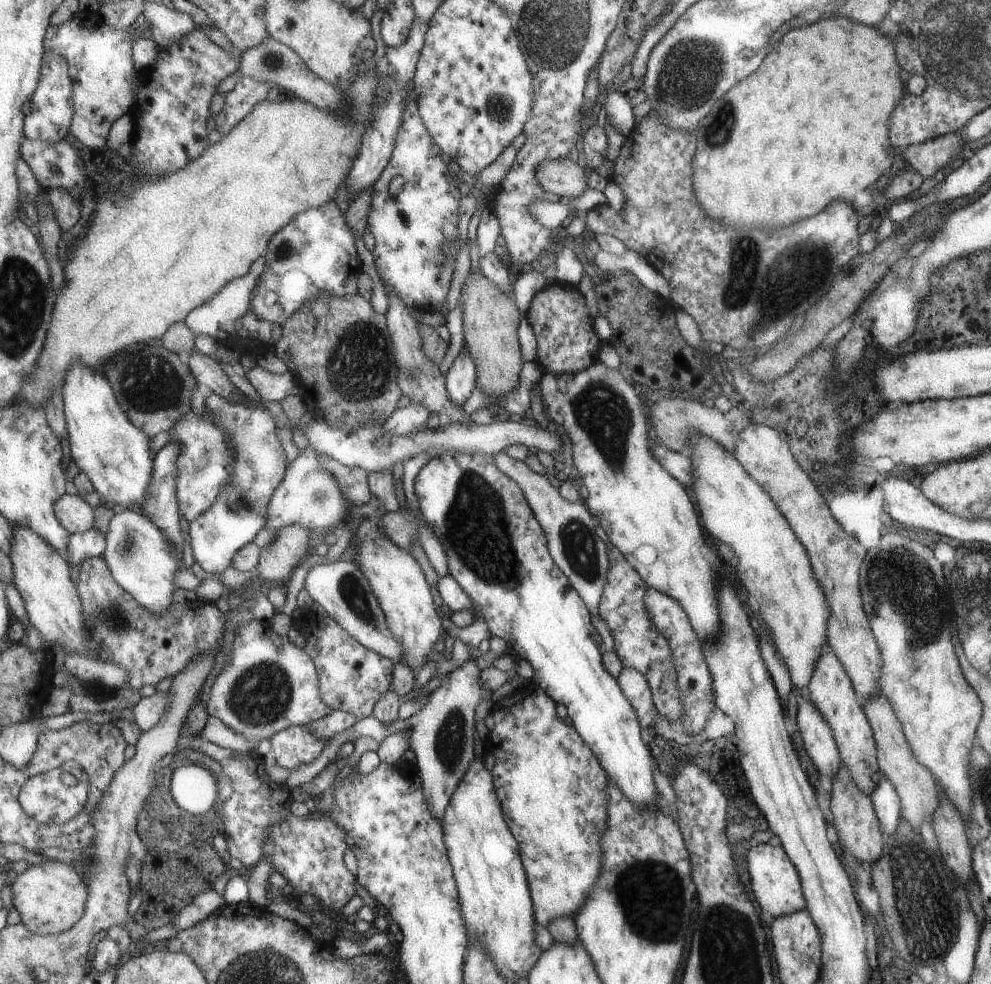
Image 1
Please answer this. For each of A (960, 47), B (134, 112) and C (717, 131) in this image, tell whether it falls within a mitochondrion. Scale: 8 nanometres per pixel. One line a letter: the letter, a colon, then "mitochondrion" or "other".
A: mitochondrion
B: other
C: mitochondrion

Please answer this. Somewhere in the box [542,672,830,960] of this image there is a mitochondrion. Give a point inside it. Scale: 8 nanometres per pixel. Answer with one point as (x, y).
(649, 892)

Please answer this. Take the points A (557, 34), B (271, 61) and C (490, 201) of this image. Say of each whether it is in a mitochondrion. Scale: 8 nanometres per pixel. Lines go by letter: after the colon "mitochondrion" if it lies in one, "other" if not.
A: mitochondrion
B: mitochondrion
C: other

